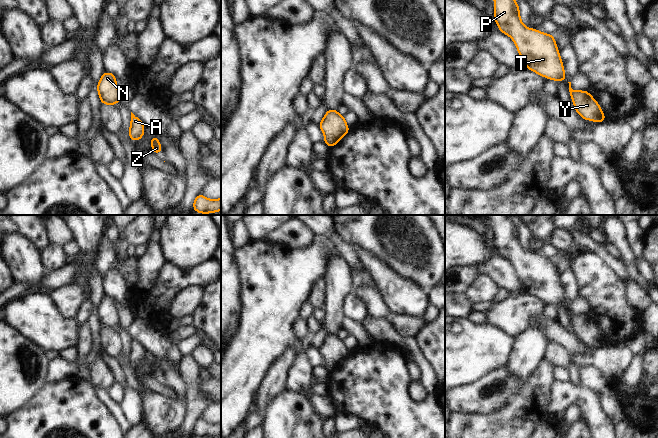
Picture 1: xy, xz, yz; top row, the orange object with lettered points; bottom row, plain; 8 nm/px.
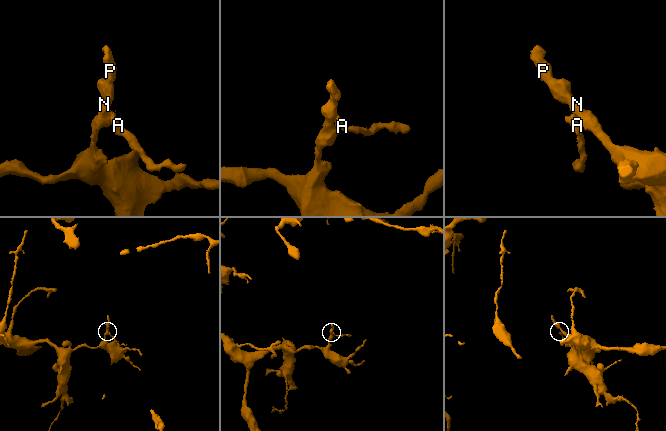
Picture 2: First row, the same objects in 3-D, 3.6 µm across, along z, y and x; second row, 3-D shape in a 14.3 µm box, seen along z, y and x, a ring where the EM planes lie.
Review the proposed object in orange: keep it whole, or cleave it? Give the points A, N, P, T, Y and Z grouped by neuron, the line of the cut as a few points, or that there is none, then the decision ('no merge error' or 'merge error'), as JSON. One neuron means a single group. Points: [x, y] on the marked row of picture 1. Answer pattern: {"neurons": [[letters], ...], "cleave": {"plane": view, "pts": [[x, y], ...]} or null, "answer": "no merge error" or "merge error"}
{"neurons": [["A", "Z"], ["N", "P", "T", "Y"]], "cleave": {"plane": "xy", "pts": [[117, 88], [117, 94], [120, 99]]}, "answer": "merge error"}

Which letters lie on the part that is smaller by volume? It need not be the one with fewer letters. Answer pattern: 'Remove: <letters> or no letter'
Remove: A, Z

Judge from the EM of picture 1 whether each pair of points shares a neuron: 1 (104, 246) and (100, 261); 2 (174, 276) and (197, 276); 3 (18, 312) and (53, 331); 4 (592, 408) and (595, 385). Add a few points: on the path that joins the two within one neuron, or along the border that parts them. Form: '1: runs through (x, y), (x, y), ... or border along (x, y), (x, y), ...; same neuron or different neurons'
1: runs through (104, 250), (104, 257); same neuron
2: runs through (180, 278), (191, 277); same neuron
3: runs through (27, 314), (33, 314), (44, 325); same neuron
4: border along (582, 384), (589, 387), (597, 395); different neurons

